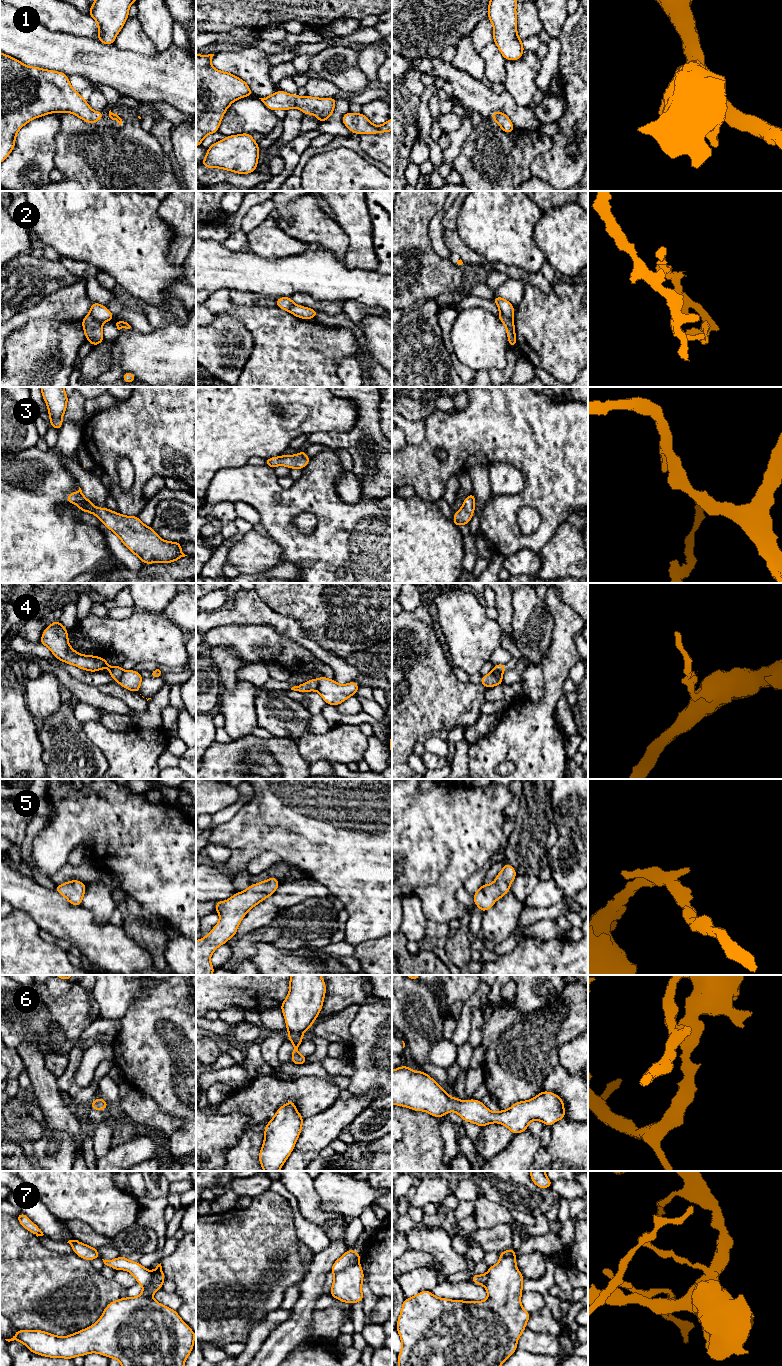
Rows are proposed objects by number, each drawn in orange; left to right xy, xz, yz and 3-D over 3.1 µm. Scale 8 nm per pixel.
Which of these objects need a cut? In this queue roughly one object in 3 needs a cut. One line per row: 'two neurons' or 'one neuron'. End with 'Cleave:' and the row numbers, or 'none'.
1: one neuron
2: two neurons
3: one neuron
4: two neurons
5: one neuron
6: one neuron
7: two neurons
Cleave: 2, 4, 7

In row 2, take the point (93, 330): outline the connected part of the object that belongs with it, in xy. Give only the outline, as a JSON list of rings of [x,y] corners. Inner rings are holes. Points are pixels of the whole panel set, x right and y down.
[[[88,313],[81,322],[86,340],[94,347],[104,342],[102,324],[98,322],[91,313]]]

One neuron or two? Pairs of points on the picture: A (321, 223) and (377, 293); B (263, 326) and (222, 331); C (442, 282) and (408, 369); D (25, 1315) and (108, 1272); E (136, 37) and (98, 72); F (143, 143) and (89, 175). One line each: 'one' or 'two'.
A: two
B: two
C: two
D: two
E: two
F: one

